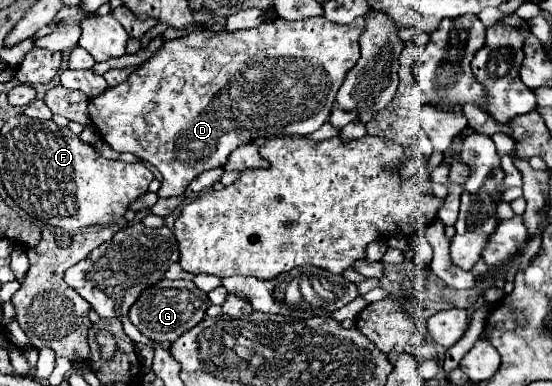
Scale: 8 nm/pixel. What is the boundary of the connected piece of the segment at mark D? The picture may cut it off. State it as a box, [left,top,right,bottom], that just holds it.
[88,17,364,197]

